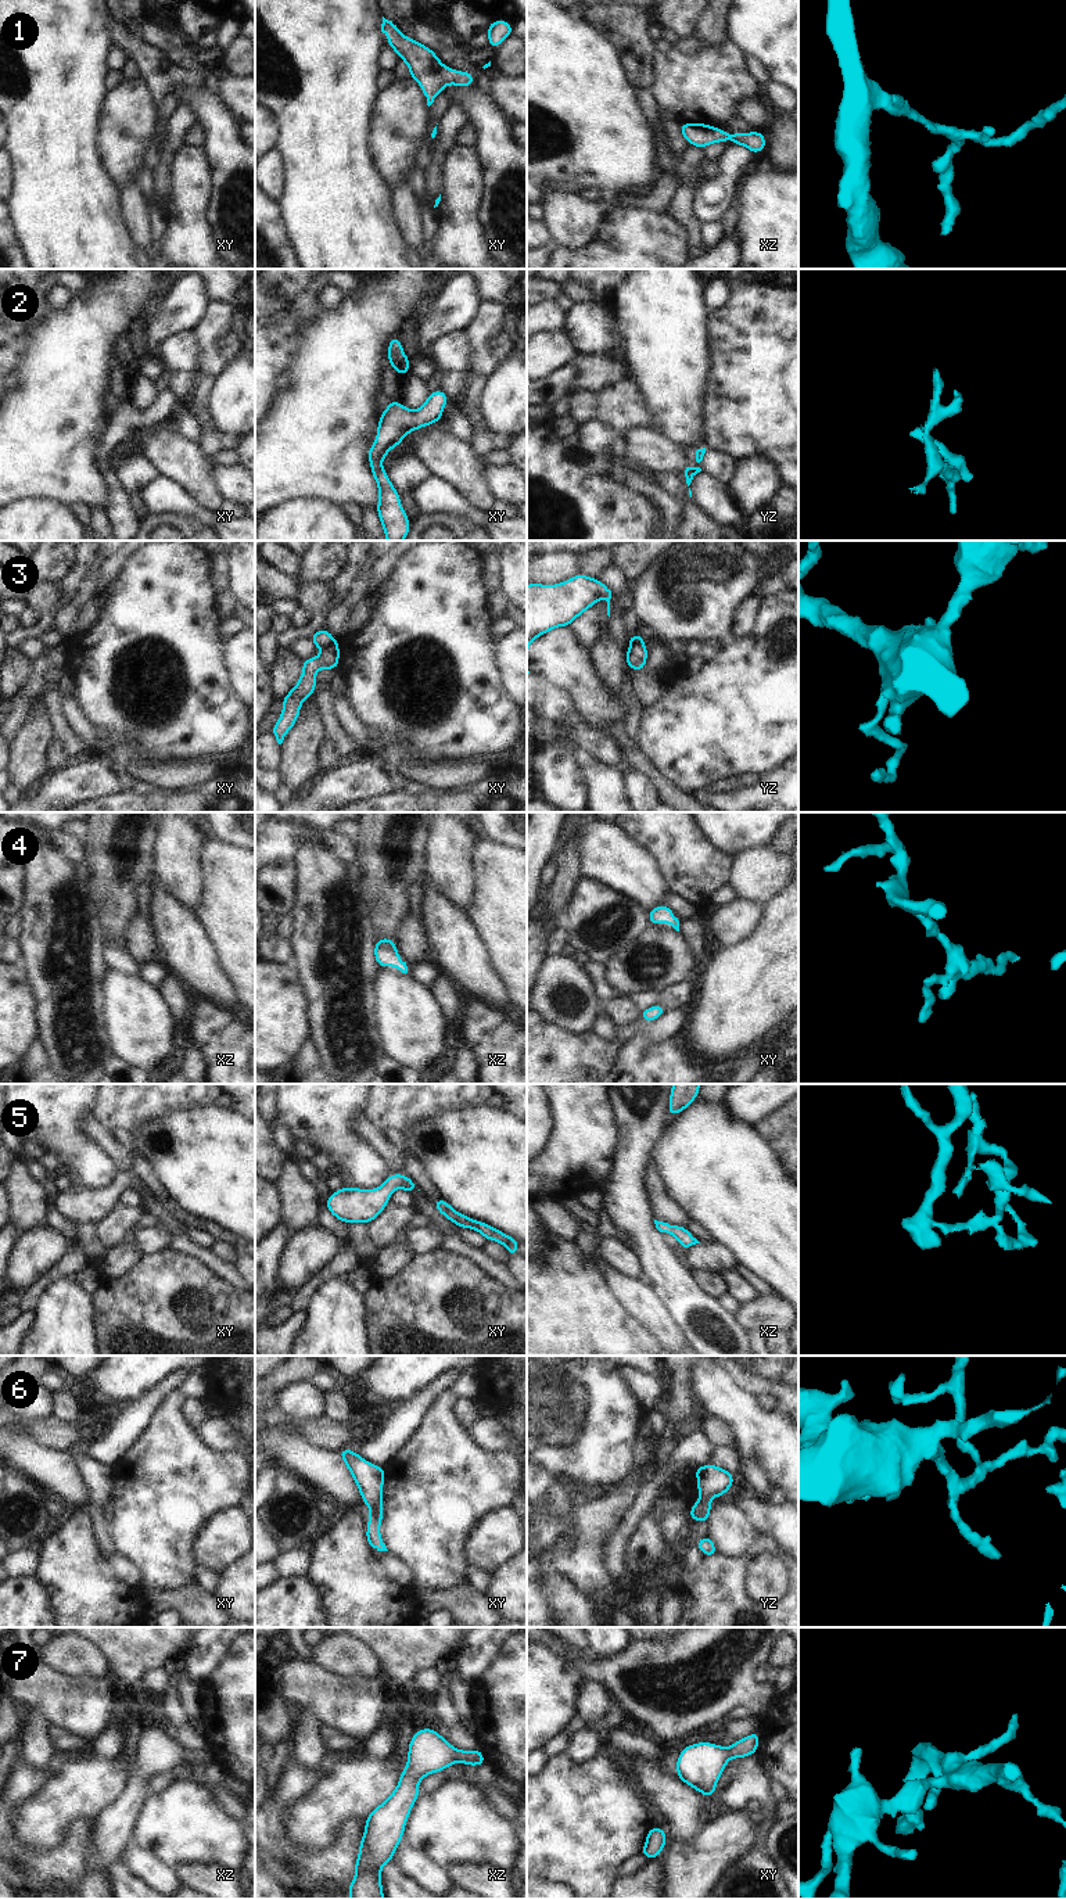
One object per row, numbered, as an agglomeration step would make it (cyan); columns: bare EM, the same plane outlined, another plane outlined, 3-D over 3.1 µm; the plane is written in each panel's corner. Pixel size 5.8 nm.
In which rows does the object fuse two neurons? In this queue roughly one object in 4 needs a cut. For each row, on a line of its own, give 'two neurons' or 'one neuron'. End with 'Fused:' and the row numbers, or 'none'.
1: one neuron
2: one neuron
3: two neurons
4: one neuron
5: one neuron
6: one neuron
7: one neuron
Fused: 3

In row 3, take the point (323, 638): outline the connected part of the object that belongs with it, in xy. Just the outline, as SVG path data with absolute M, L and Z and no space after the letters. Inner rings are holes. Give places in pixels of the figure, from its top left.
M327 628L315 632L309 638L309 640L313 643L313 646L322 647L322 649L324 649L329 645L331 645L333 642L335 642L335 639L333 638L333 635L329 632Z

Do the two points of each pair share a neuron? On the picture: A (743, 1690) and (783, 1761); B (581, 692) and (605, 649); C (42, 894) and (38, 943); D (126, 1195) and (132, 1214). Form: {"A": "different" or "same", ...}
{"A": "different", "B": "different", "C": "same", "D": "different"}

